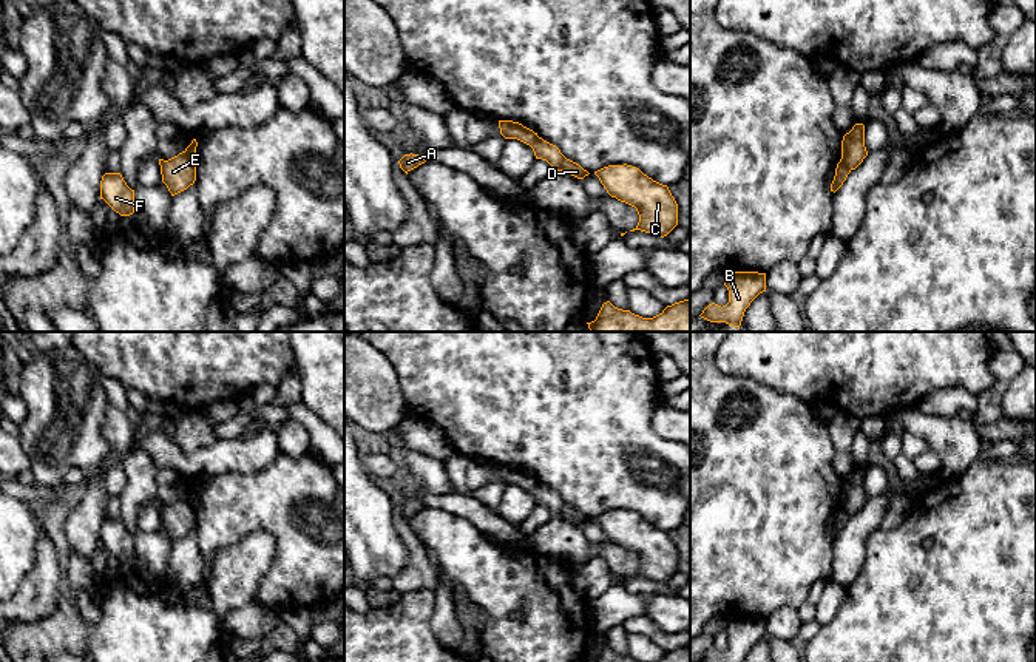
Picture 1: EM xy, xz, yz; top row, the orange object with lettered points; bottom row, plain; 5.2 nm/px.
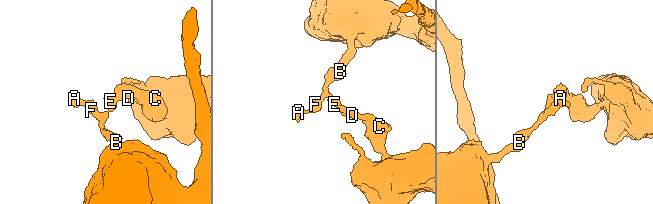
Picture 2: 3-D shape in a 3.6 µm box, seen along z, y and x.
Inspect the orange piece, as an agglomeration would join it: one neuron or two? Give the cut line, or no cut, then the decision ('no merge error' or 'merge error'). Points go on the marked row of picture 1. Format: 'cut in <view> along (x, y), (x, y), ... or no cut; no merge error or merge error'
cut in xy along (186, 150), (193, 162); merge error

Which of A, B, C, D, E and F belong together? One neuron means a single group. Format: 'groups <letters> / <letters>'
groups A B E F / C D

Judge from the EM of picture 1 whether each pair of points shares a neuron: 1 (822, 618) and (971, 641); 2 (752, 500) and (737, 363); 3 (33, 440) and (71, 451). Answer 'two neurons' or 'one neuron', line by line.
1: two neurons
2: two neurons
3: one neuron

